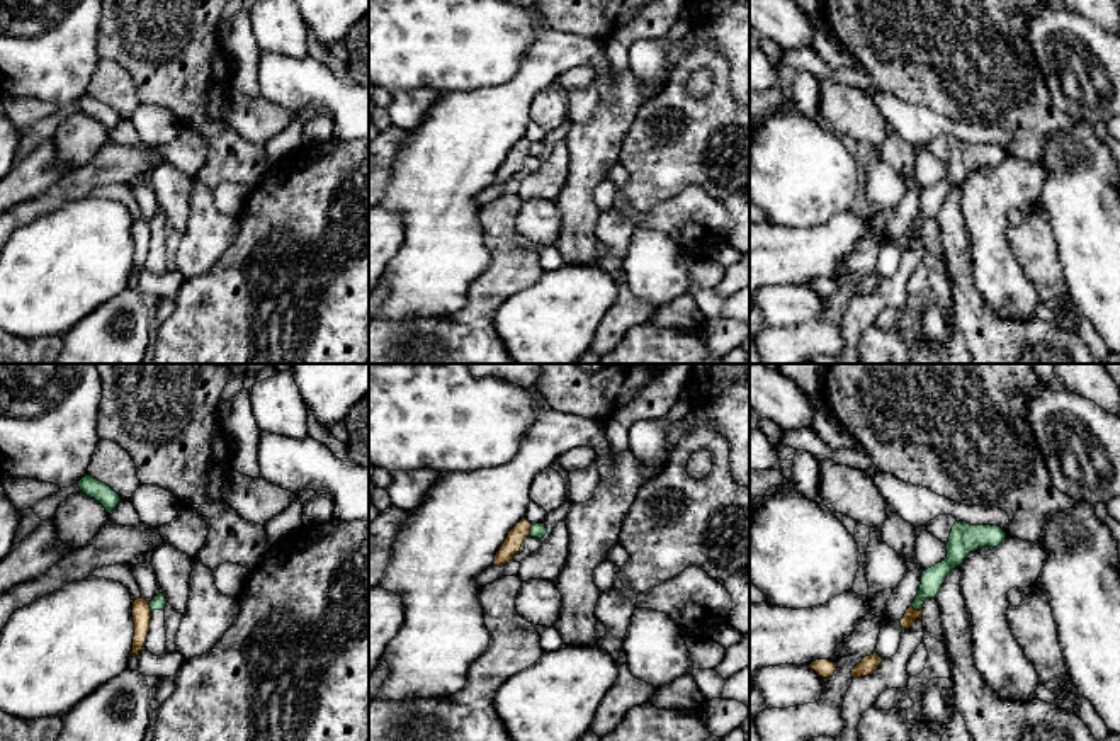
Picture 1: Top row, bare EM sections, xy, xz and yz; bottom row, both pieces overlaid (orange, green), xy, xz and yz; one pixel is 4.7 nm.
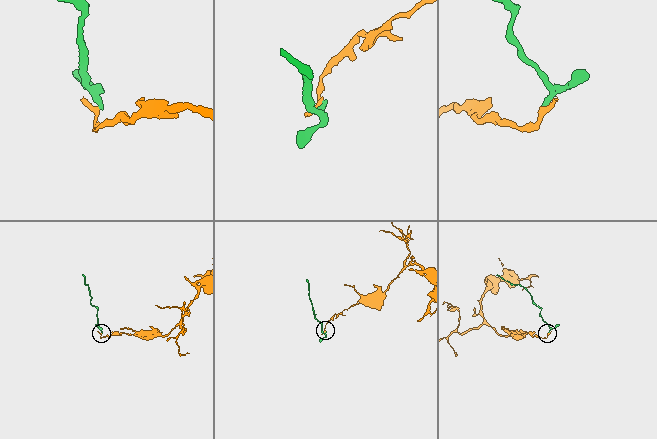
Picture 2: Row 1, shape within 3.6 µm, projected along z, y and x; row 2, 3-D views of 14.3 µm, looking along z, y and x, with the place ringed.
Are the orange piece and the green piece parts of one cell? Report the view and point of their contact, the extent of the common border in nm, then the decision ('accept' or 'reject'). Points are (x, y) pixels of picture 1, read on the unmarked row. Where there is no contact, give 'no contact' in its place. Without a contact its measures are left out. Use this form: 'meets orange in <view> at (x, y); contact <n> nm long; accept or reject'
meets orange in yz at (916, 230); contact 60 nm long; reject

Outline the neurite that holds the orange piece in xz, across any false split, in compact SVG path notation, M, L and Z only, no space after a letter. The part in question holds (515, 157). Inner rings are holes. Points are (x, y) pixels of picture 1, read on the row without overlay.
M523 136L506 155L503 165L495 175L493 184L506 184L520 170L523 160L530 155L532 143Z

